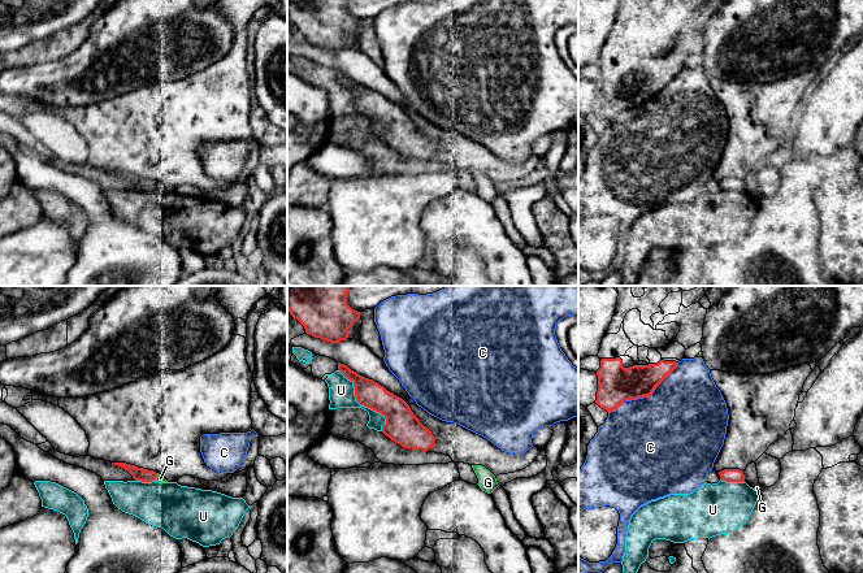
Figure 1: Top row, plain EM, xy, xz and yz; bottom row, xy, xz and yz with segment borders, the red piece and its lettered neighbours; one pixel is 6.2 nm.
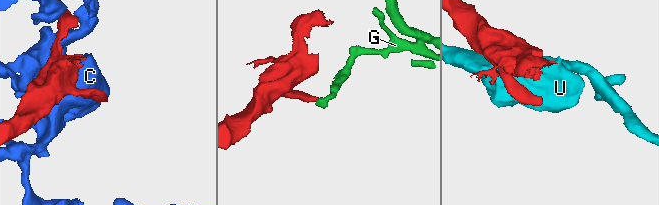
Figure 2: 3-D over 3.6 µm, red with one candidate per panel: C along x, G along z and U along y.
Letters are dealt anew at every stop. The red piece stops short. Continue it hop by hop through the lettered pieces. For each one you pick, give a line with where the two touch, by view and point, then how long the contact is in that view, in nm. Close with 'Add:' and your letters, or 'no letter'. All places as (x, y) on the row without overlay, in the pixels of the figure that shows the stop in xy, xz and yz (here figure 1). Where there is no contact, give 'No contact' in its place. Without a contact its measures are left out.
Add: no letter

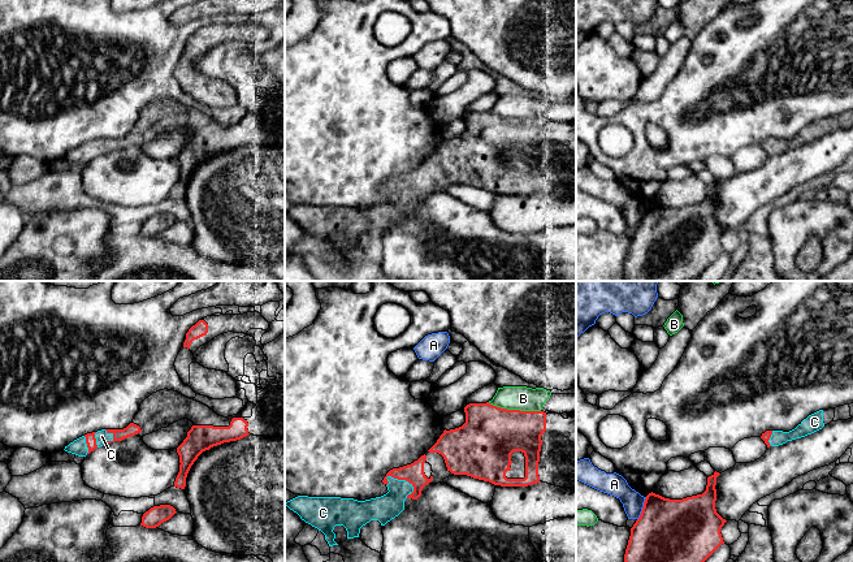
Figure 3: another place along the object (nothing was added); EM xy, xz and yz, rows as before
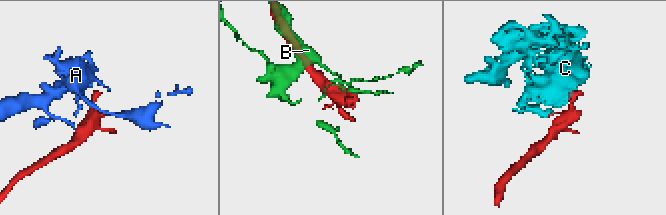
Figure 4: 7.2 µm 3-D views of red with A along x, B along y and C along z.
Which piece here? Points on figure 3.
C: Touches red at xz (401, 187). Shared border 200 nm
Add: C

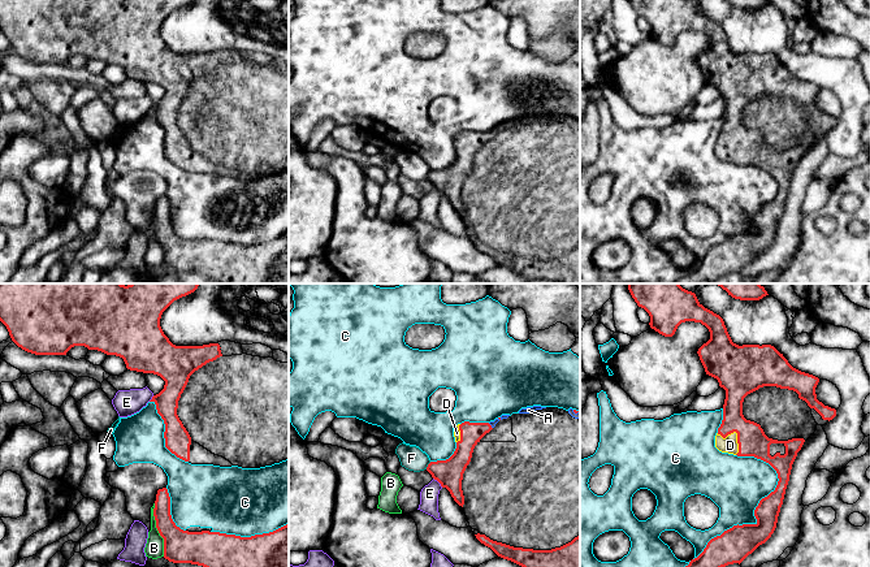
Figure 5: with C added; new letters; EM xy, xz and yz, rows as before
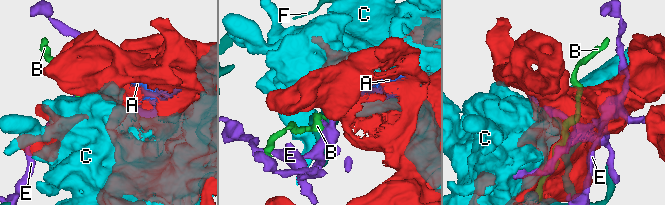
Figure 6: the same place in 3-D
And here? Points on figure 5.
A: Touches red at xz (576, 121). Shared border 50 nm
D: Touches red at yz (736, 141). Shared border 180 nm
Add: A, D

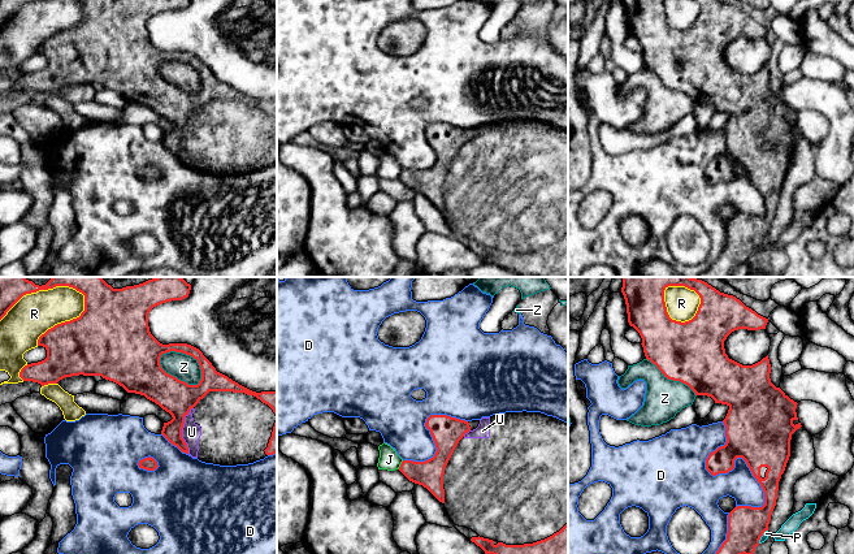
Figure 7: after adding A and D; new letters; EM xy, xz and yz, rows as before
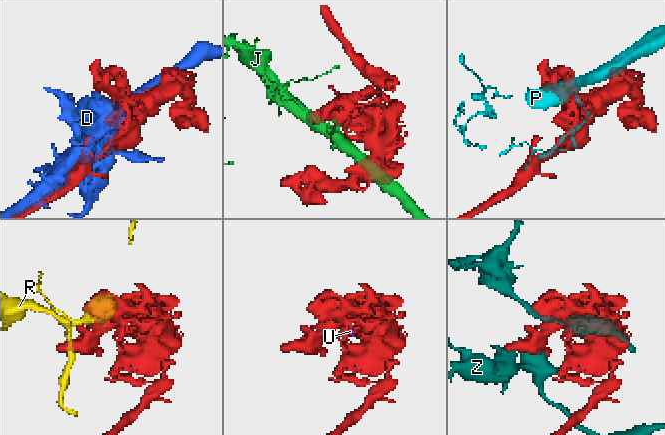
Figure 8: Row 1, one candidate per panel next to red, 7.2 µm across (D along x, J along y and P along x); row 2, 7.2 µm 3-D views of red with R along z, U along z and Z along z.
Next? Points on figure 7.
U: Touches red at xy (181, 139). Shared border 280 nm
Add: U

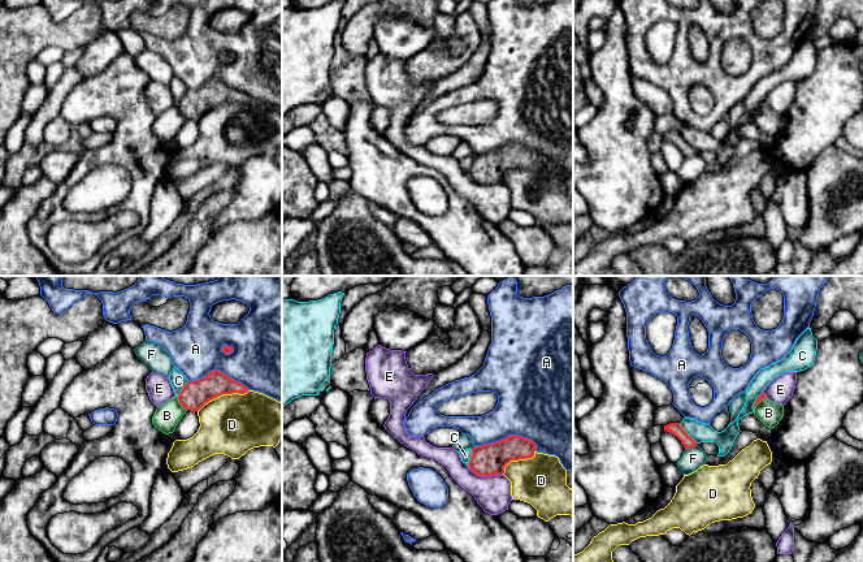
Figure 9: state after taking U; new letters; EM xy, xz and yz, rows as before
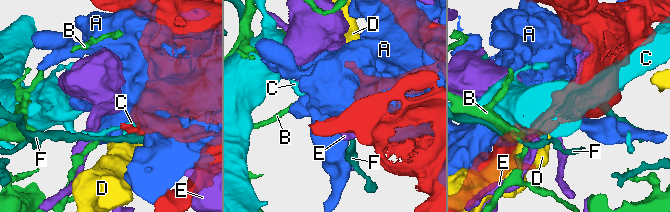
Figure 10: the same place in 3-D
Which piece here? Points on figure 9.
Add: no letter

